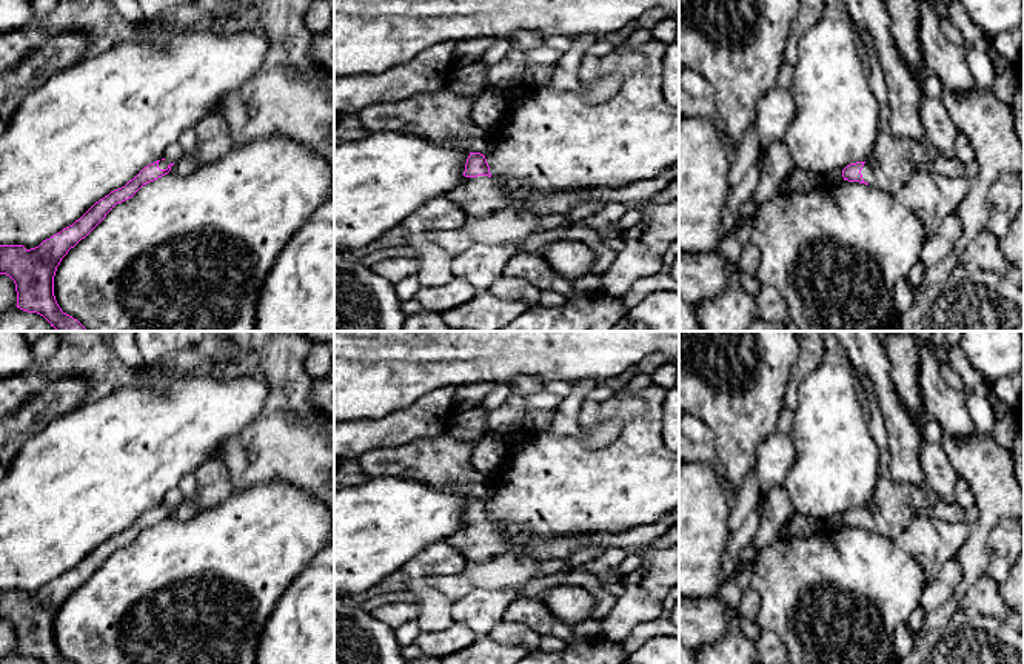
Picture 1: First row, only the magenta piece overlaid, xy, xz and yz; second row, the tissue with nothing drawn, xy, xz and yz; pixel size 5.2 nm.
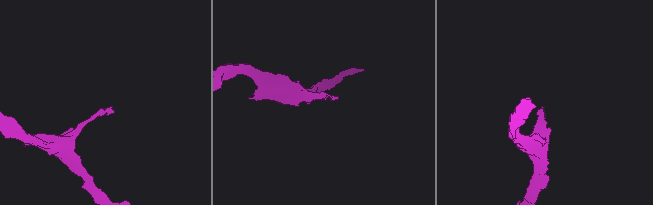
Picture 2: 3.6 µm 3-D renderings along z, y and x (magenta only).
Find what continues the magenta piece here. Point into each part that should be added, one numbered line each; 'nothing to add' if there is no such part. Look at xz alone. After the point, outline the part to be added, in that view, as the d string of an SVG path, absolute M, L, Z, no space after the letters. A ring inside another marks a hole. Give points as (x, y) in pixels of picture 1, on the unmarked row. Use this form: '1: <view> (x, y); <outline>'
1: xz (478, 541); M488 521L463 522L447 541L468 561L488 561L499 555L520 556L527 541L507 535Z

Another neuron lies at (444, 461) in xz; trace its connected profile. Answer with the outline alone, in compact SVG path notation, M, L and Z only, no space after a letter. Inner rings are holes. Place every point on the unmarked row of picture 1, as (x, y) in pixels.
M445 433L420 438L396 448L374 448L357 458L366 479L393 476L447 487L485 499L488 479L471 467L477 442L460 441Z

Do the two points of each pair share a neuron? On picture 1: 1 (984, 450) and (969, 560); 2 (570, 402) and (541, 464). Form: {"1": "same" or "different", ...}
{"1": "same", "2": "different"}

